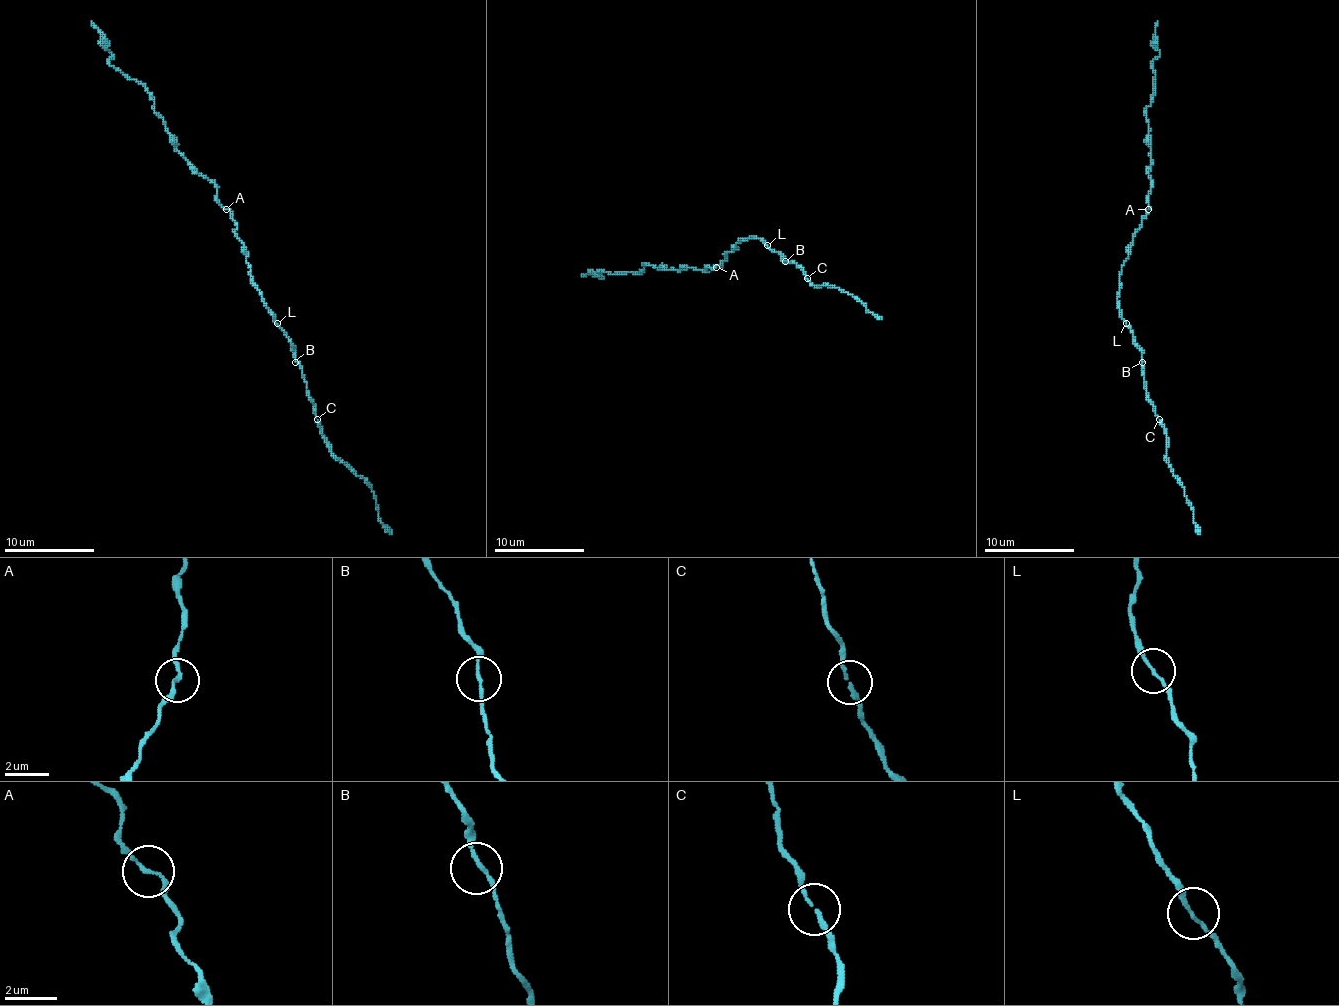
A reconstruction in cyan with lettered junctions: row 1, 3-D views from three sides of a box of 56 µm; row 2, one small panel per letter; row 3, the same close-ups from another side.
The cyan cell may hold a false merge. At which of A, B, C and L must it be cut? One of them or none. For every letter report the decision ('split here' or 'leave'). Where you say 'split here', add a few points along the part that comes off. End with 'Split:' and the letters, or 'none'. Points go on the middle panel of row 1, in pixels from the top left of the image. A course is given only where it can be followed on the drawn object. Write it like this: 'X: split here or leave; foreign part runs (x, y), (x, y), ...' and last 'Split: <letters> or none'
A: leave
B: leave
C: leave
L: leave
Split: none

